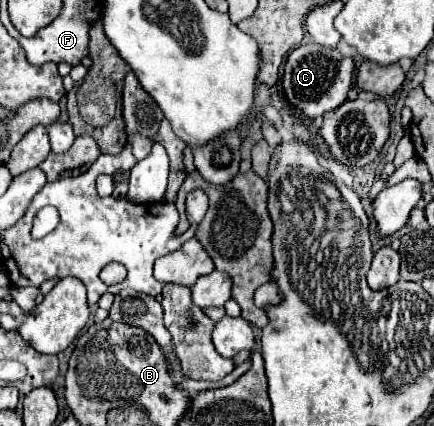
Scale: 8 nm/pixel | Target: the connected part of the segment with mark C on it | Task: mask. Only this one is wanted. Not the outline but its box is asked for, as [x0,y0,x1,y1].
[282,41,354,119]

